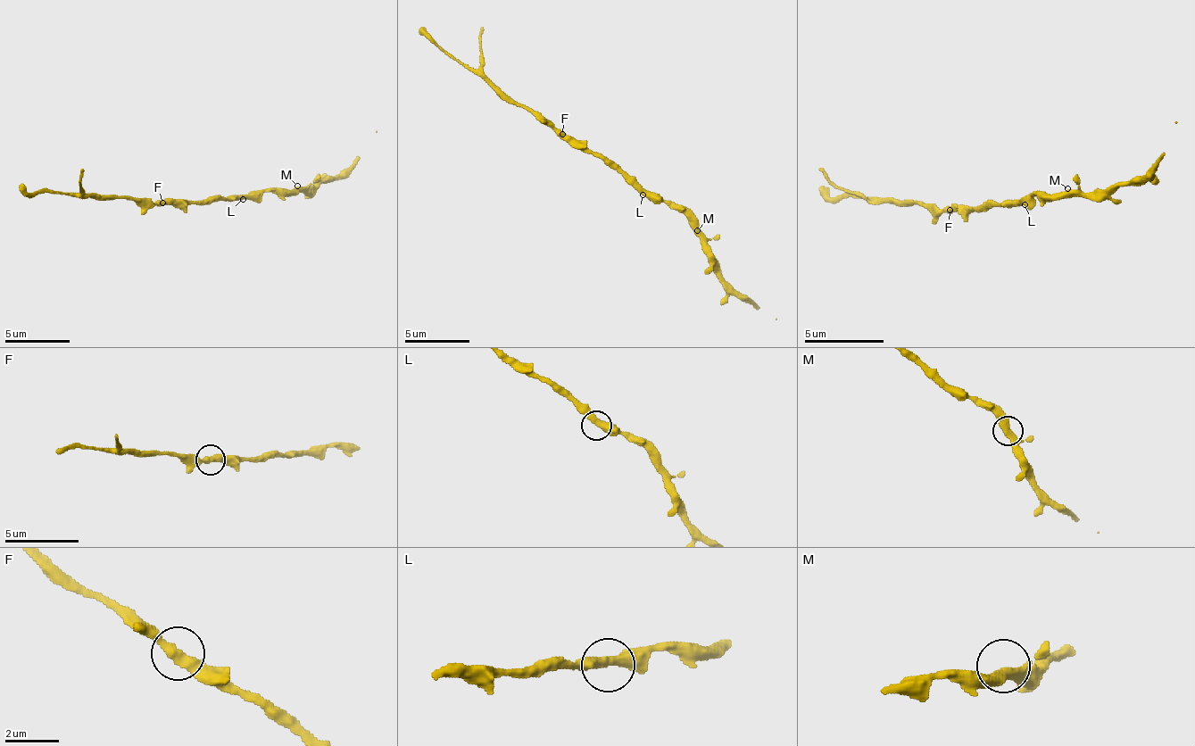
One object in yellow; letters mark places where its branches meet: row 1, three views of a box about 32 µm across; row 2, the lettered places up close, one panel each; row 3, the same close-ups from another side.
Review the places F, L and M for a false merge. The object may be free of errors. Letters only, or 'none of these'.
none of these

